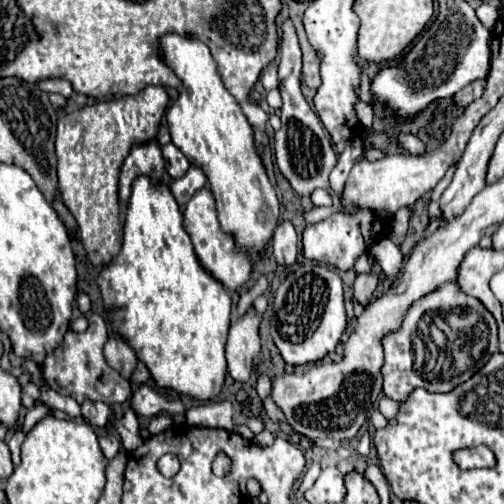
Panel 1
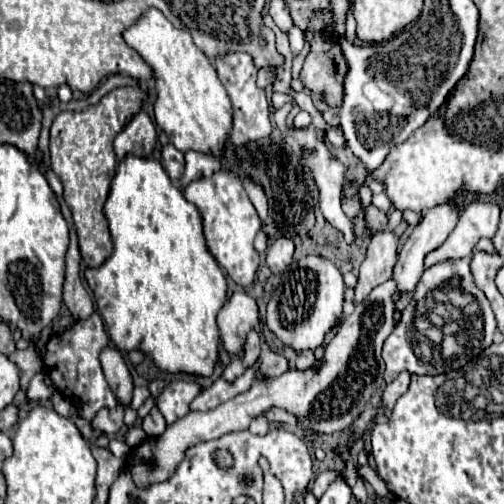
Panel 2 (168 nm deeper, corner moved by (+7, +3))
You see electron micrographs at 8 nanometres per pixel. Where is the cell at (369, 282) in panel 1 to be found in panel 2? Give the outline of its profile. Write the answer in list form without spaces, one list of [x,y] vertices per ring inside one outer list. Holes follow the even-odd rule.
[[[391,231],[373,233],[371,243],[367,247],[365,261],[361,263],[355,301],[361,303],[369,291],[393,275],[393,265],[397,261],[397,237]]]

